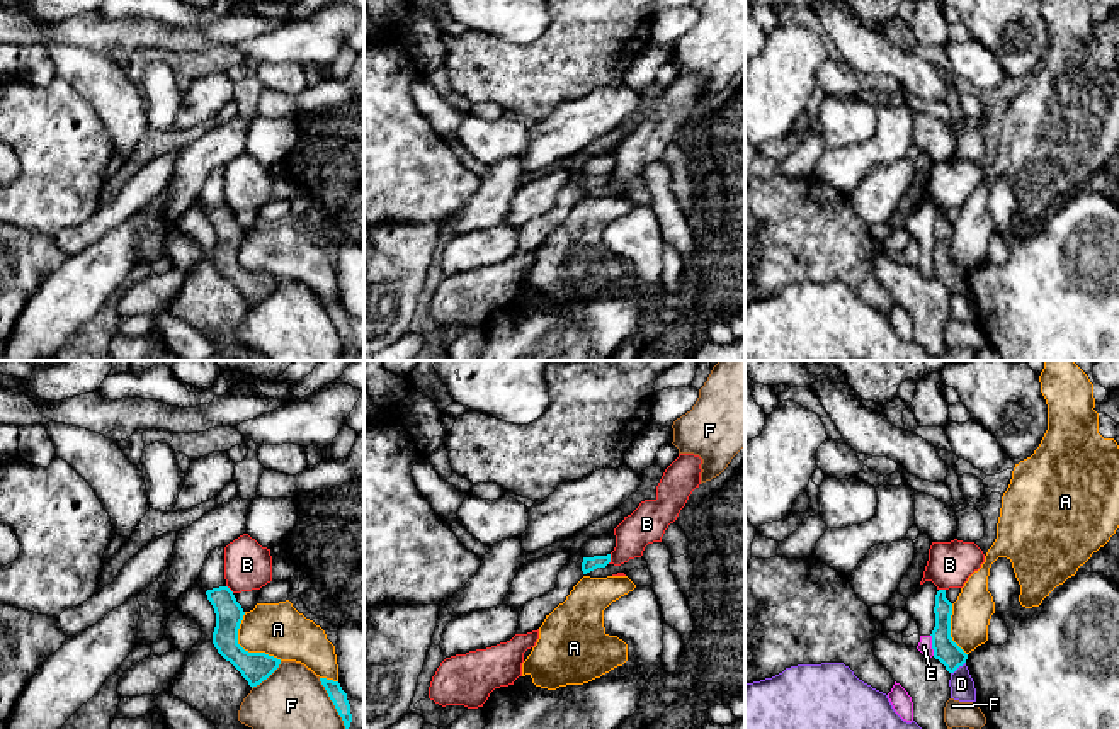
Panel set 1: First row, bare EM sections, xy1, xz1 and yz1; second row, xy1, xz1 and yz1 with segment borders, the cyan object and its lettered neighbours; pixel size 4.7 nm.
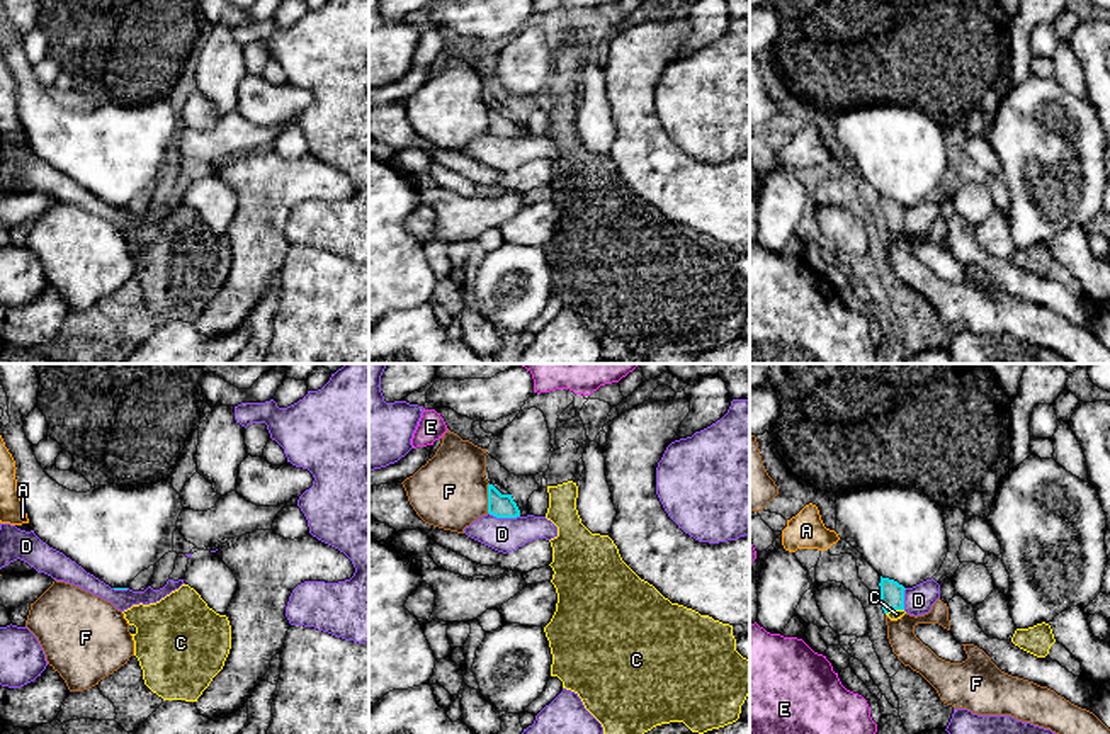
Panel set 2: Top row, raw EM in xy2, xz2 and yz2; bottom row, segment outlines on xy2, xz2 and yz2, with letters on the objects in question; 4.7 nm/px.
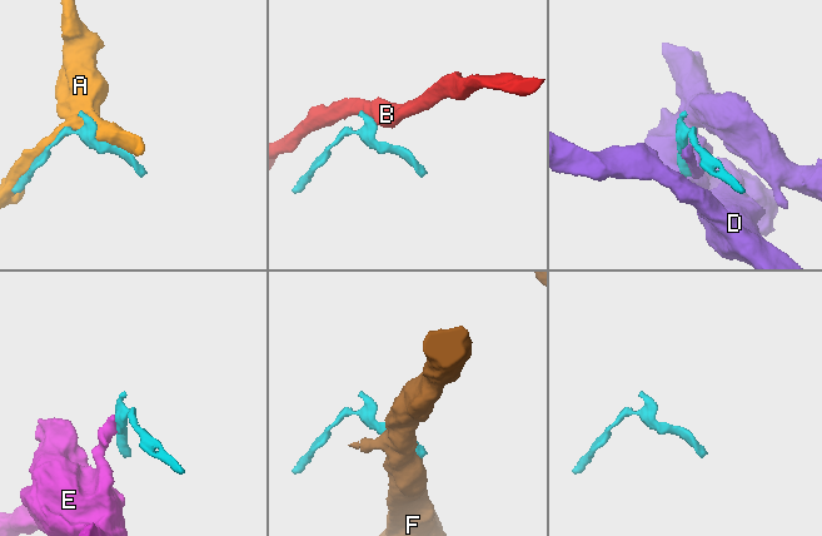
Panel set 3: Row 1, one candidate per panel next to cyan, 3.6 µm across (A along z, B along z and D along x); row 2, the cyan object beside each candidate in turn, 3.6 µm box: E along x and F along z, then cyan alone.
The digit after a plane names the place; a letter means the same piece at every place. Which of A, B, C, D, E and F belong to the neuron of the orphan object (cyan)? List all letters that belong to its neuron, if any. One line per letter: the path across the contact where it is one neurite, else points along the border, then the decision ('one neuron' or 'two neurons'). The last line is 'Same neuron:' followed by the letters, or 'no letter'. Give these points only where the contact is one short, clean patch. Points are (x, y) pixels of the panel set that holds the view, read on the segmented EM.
A: two neurons
B: border xz1 (611, 554), (607, 563); two neurons
C: way yz2 (891, 592), (894, 609), (896, 614); one neuron
D: two neurons
E: border yz1 (931, 634), (934, 655); two neurons
F: two neurons
Same neuron: C

